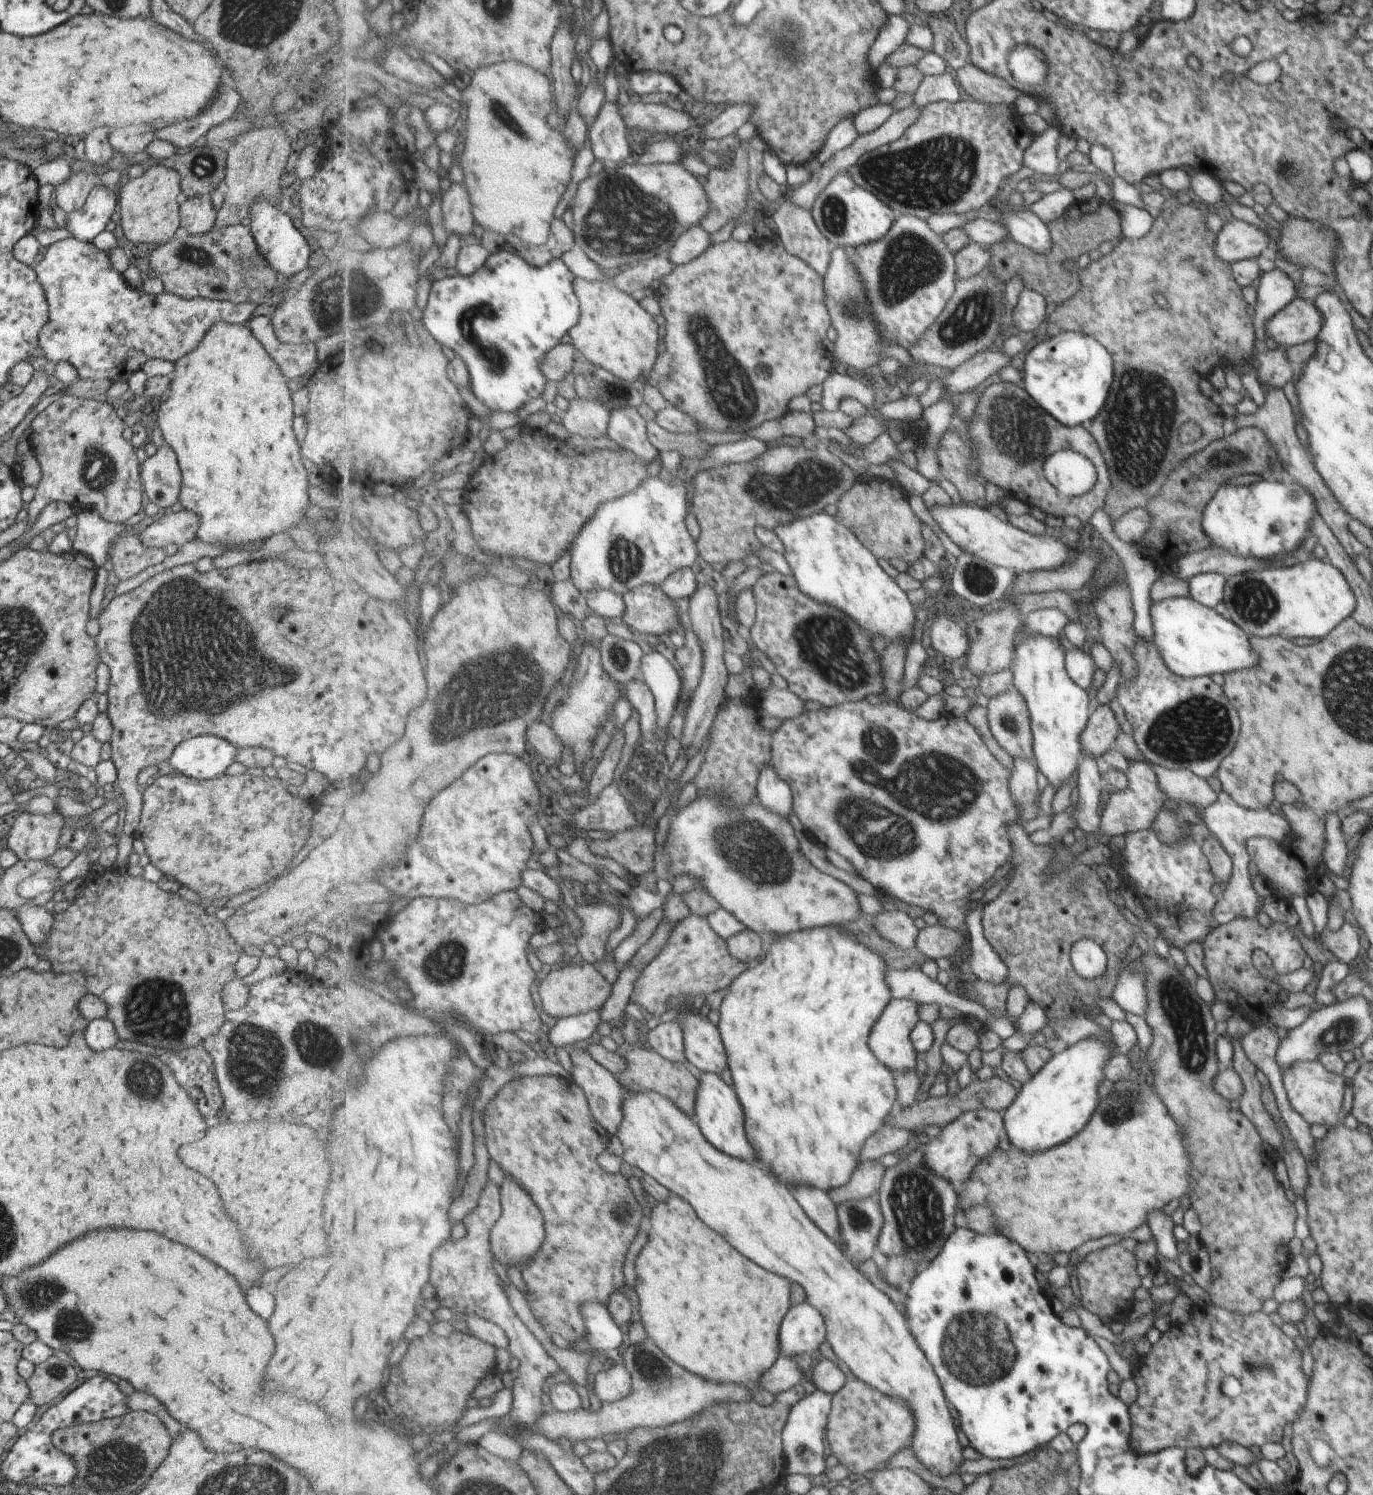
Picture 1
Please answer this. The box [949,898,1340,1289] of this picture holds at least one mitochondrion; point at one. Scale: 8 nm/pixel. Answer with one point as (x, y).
(1182, 1016)

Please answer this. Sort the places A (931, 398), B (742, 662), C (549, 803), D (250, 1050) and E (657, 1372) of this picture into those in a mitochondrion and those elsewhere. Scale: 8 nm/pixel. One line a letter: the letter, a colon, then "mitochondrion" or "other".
A: other
B: other
C: other
D: mitochondrion
E: mitochondrion

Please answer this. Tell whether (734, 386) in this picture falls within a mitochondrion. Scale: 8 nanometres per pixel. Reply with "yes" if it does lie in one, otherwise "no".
yes

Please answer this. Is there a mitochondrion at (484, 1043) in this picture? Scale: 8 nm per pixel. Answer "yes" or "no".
no

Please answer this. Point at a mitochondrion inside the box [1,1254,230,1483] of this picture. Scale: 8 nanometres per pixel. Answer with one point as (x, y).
(39, 1294)

